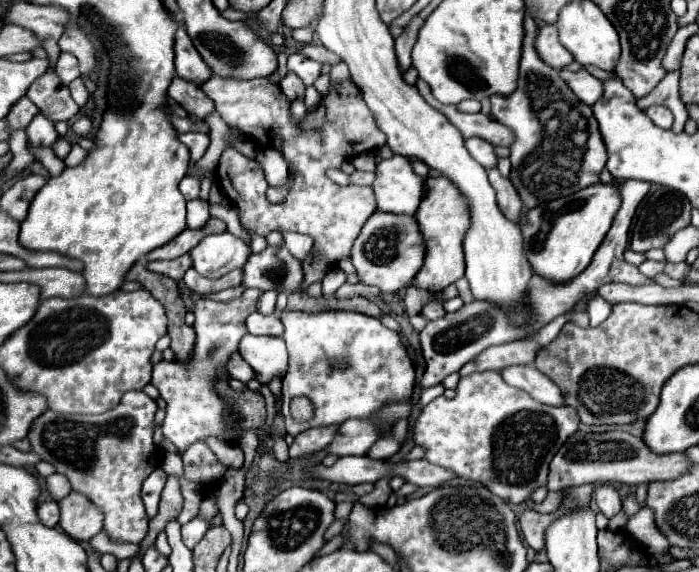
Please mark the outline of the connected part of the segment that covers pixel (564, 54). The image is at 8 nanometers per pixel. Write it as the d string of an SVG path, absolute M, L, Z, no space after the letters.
M546 24L538 30L534 48L538 52L538 56L552 66L554 70L562 70L566 68L570 62L574 62L574 56L558 42L558 30L552 24Z

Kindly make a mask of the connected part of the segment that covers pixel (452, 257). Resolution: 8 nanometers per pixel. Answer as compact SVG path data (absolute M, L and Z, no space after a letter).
M438 176L426 180L426 194L416 212L416 218L426 240L426 258L422 270L414 278L414 286L430 292L440 292L464 276L466 264L462 240L470 228L470 208L464 194L452 182L448 182L446 176Z

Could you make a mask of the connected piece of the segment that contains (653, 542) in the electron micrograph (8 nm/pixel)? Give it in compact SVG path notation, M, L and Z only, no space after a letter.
M644 506L636 516L632 516L626 524L626 532L630 536L634 536L648 554L656 554L656 552L668 552L670 544L666 542L666 536L658 530L658 526L654 526L654 512Z

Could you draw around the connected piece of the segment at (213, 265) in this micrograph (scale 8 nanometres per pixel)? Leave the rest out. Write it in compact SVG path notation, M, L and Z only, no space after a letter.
M230 232L210 234L202 238L194 250L190 250L194 270L206 278L222 278L230 270L242 268L248 254L248 244Z

